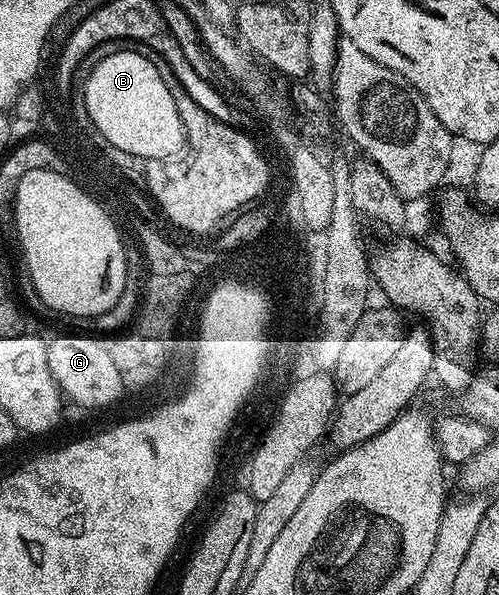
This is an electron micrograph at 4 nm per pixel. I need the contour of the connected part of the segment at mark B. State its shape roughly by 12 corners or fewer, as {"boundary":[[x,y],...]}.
{"boundary":[[111,53],[83,82],[119,150],[184,152],[174,95],[142,53]]}

